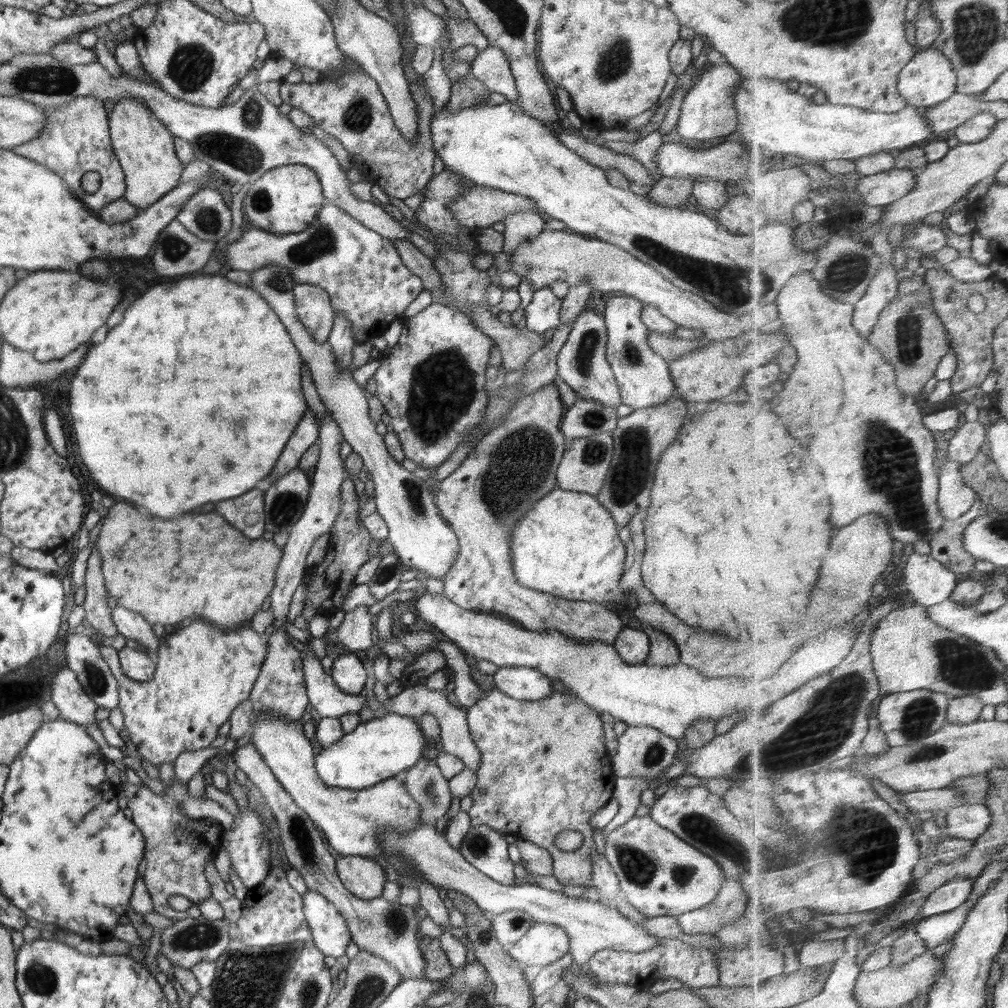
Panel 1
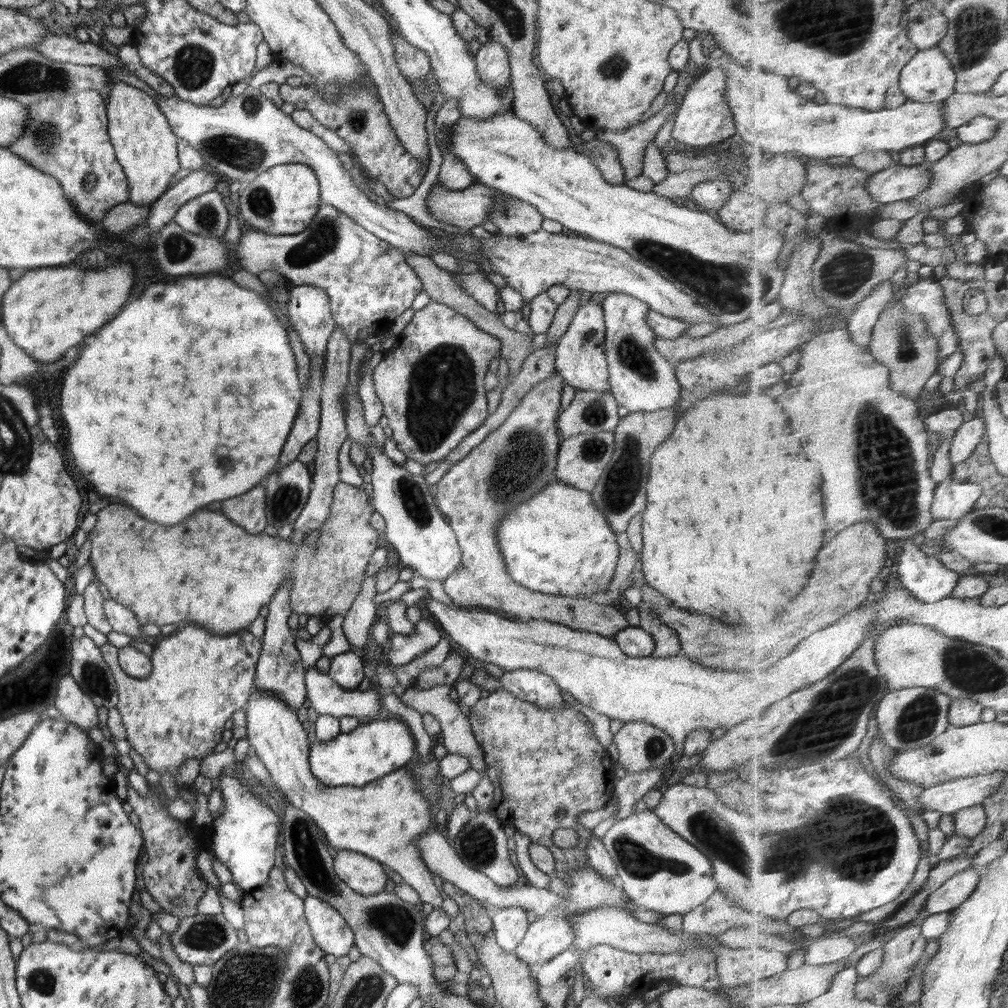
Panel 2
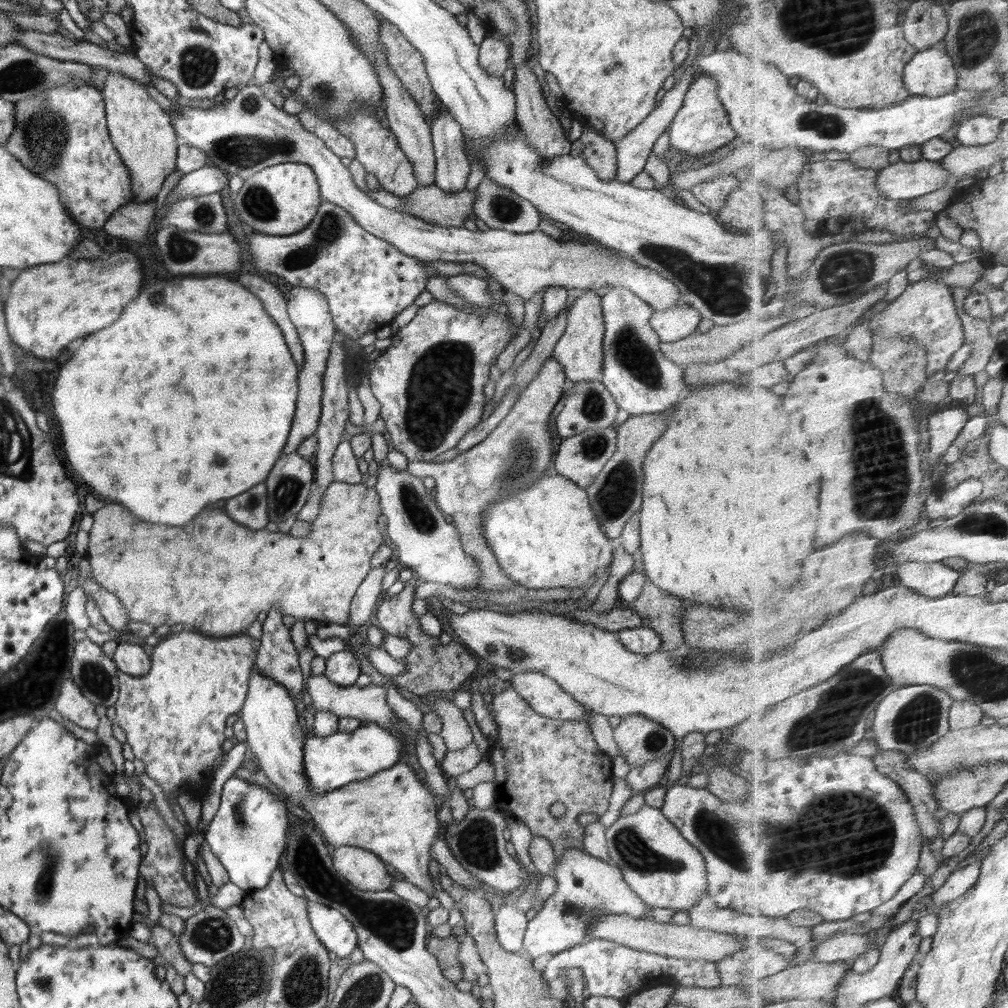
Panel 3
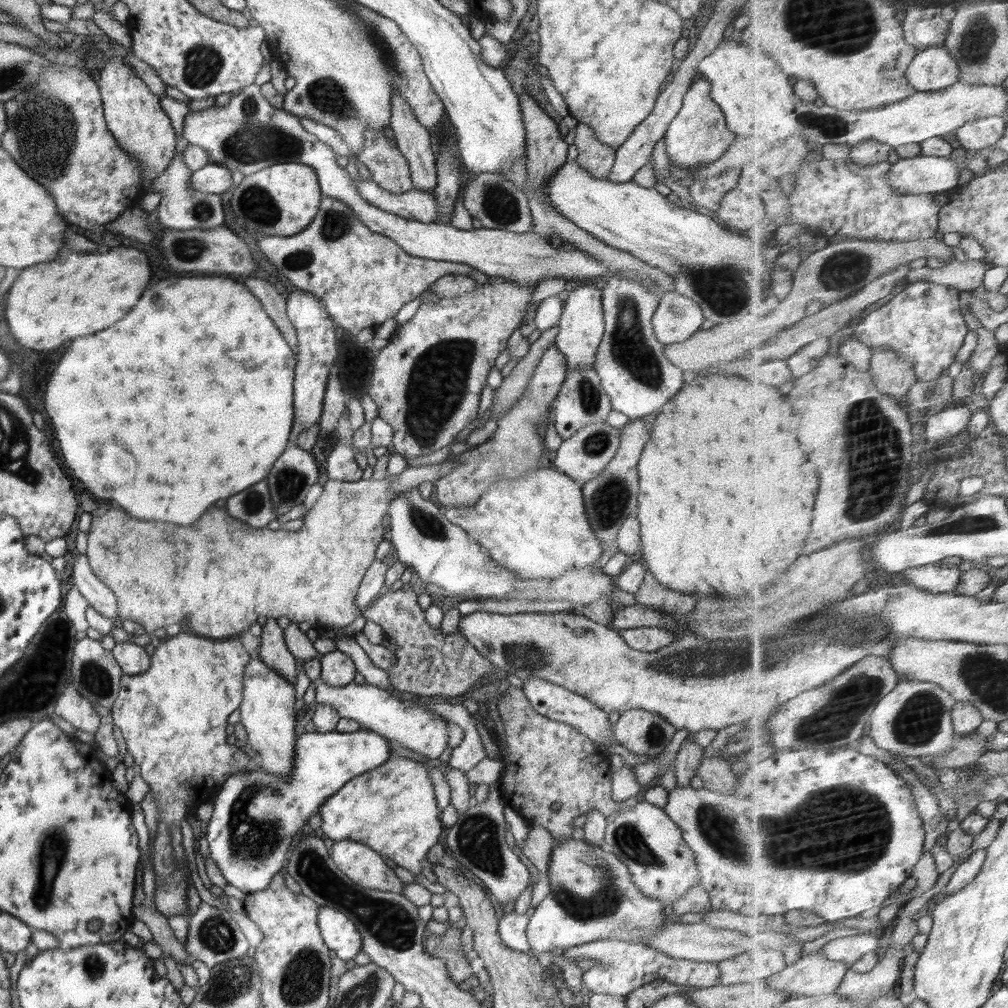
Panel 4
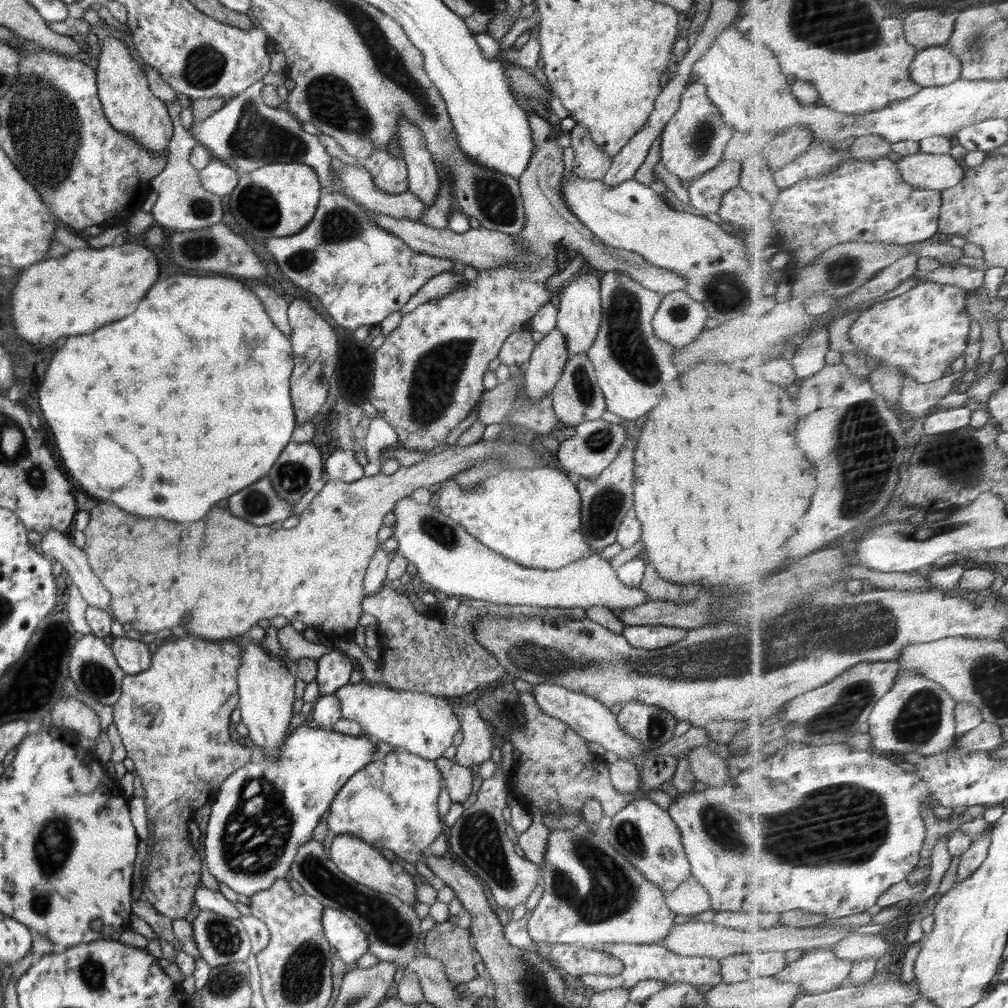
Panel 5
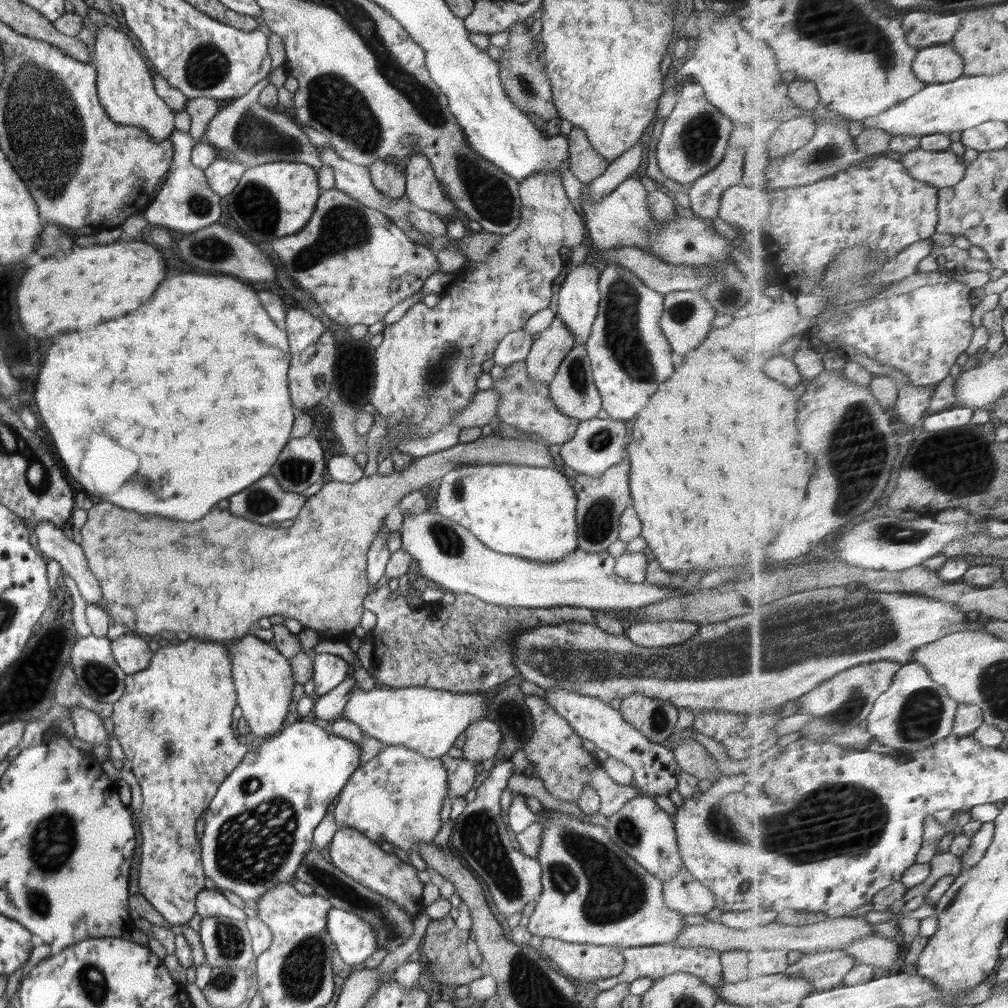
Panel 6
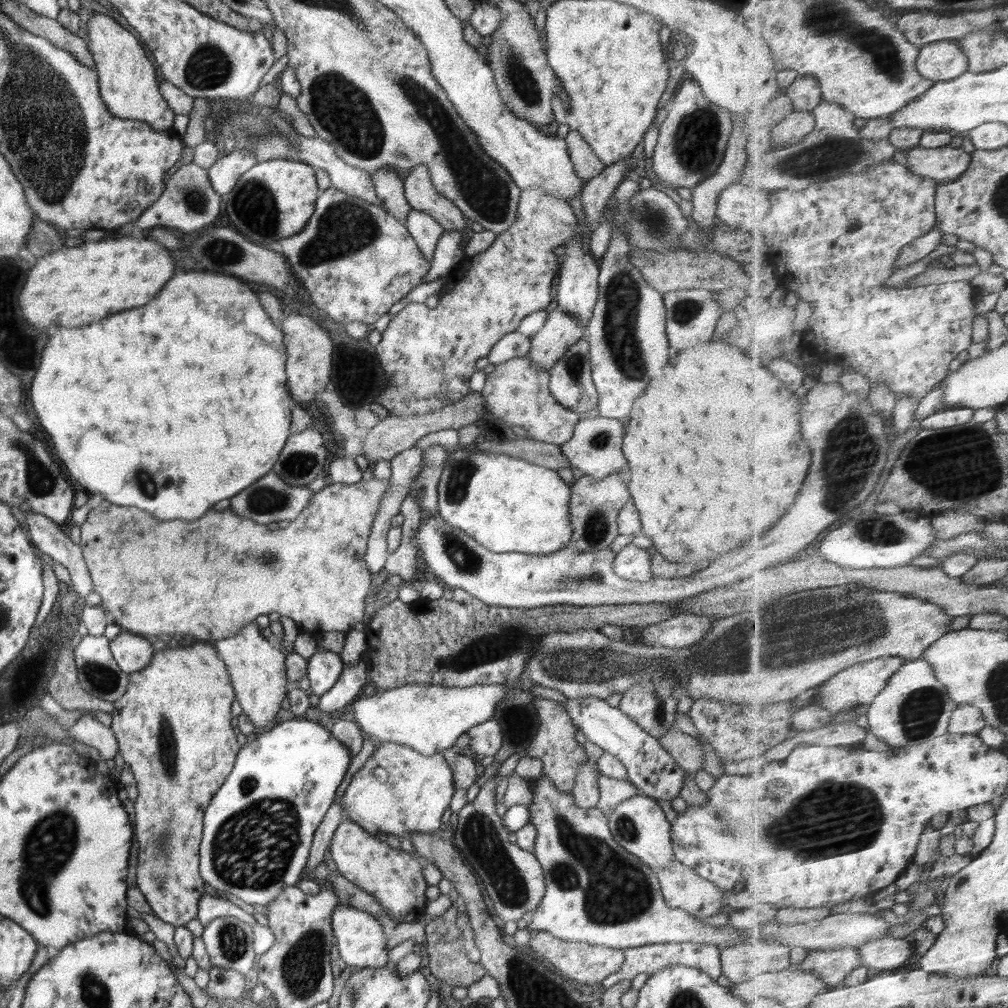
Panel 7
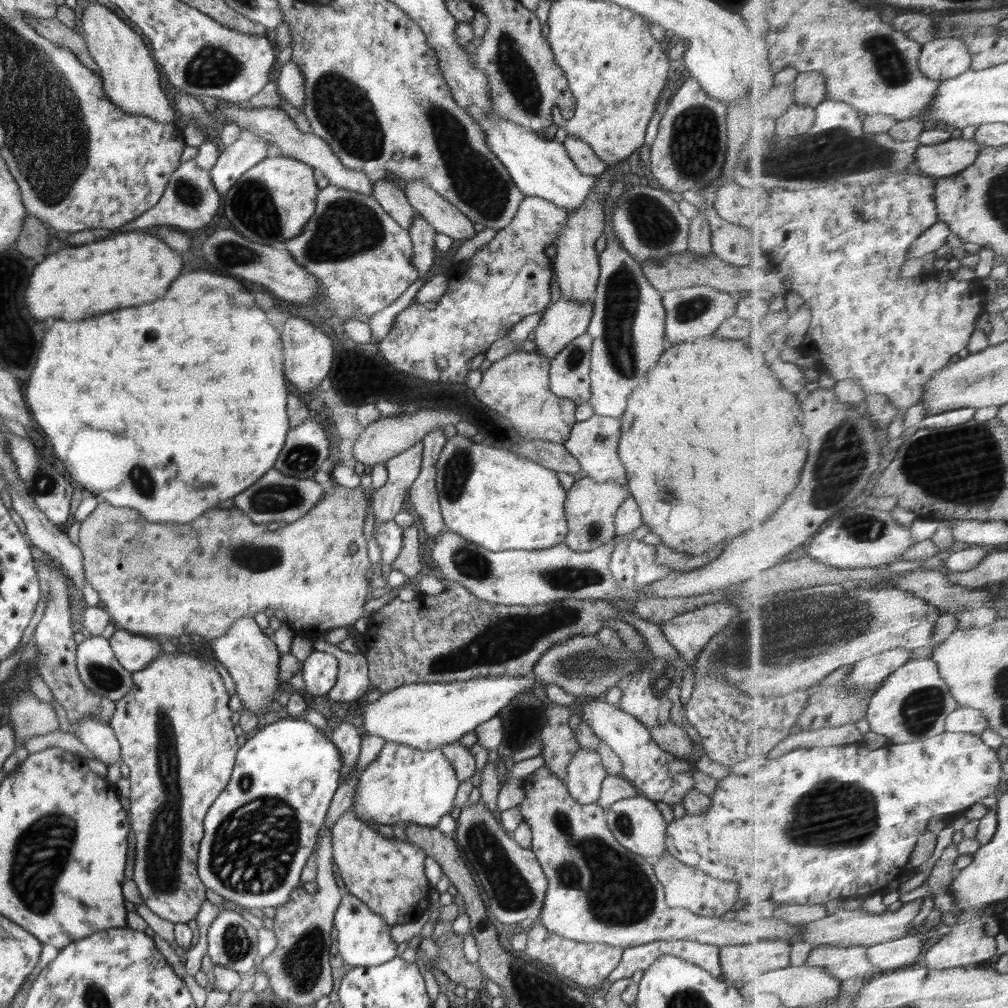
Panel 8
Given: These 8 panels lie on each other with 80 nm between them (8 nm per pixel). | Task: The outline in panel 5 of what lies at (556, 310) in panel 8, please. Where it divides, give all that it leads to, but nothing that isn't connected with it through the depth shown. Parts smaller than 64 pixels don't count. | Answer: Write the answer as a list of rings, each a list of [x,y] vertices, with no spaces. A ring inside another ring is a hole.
[[[554,328],[543,340],[535,344],[524,376],[525,395],[529,400],[539,400],[560,380],[563,368],[569,359],[566,339]]]

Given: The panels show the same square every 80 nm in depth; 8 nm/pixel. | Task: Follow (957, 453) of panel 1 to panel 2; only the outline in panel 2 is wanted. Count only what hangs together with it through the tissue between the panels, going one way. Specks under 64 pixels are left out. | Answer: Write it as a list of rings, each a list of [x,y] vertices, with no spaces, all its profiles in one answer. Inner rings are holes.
[[[975,417],[964,423],[957,430],[957,435],[951,444],[951,459],[955,465],[966,462],[980,443],[987,438],[987,420],[985,417]]]

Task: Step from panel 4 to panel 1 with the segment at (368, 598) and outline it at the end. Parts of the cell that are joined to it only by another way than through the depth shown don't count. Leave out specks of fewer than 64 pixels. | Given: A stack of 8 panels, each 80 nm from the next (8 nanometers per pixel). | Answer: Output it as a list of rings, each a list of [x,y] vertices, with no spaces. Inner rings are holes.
[[[359,606],[352,612],[346,612],[343,622],[335,633],[327,632],[326,654],[330,658],[338,658],[343,653],[366,650],[372,643],[372,615],[368,613],[370,606]]]

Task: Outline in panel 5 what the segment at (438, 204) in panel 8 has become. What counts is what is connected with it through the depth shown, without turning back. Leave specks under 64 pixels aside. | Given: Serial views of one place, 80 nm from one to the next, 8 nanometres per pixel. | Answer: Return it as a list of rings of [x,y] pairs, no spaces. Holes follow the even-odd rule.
[[[402,119],[397,128],[398,154],[407,164],[408,190],[420,198],[424,208],[430,208],[440,194],[440,172],[431,157],[423,132],[408,119]]]

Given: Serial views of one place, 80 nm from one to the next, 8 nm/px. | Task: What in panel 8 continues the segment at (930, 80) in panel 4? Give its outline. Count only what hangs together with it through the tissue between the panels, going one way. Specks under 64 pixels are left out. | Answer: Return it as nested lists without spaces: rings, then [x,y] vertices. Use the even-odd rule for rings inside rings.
[[[959,35],[942,36],[924,45],[920,59],[920,68],[924,74],[934,80],[947,81],[961,74],[967,73],[973,68],[973,56],[969,50],[970,42],[960,38]]]

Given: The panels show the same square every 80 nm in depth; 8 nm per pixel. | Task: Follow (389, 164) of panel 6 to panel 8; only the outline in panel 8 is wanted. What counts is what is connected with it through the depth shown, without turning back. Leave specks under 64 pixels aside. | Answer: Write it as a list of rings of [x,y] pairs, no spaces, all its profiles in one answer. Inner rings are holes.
[[[380,179],[374,182],[372,196],[398,226],[402,226],[407,233],[412,230],[414,208],[408,203],[405,192],[393,183],[393,179]]]

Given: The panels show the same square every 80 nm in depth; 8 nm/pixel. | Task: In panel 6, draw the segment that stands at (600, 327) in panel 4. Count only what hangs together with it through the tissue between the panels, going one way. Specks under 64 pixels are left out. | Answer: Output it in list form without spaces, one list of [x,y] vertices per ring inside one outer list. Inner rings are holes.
[[[584,262],[562,272],[557,318],[576,337],[575,346],[585,344],[596,318],[599,302],[598,268]]]

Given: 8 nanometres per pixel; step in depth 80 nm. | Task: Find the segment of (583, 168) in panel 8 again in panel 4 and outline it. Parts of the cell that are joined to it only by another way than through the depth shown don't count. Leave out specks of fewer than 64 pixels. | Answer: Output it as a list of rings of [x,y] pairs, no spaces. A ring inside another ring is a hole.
[[[578,123],[575,127],[576,162],[594,178],[607,179],[615,161],[615,150],[600,142],[590,126]]]

